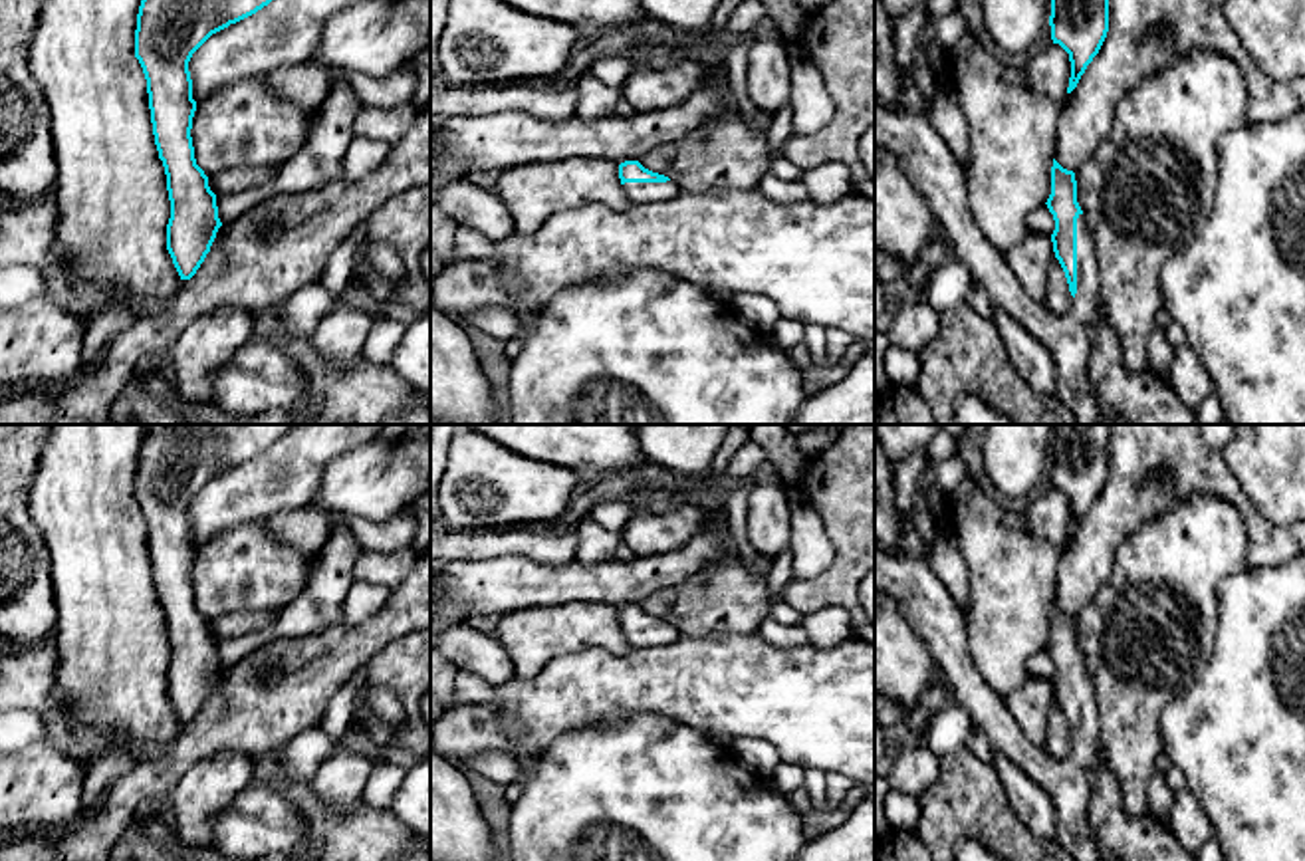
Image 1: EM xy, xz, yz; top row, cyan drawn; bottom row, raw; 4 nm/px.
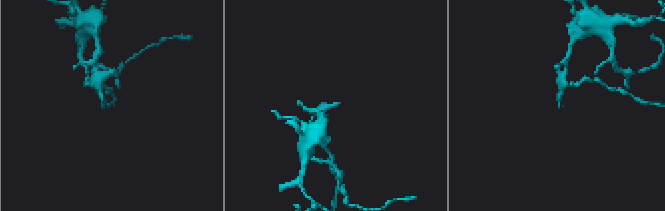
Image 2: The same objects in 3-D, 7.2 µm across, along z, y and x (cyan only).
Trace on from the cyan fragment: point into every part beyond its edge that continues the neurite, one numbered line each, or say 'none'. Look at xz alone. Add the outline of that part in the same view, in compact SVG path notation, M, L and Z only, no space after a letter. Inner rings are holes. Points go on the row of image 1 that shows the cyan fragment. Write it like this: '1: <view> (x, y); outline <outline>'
1: xz (637, 193); outline M666 181L666 183L625 183L623 188L633 204L662 202L682 190L672 181Z

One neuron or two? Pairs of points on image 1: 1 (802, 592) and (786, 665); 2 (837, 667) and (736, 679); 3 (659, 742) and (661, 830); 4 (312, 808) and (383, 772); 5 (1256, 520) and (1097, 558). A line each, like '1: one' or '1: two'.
1: two
2: one
3: one
4: two
5: one

